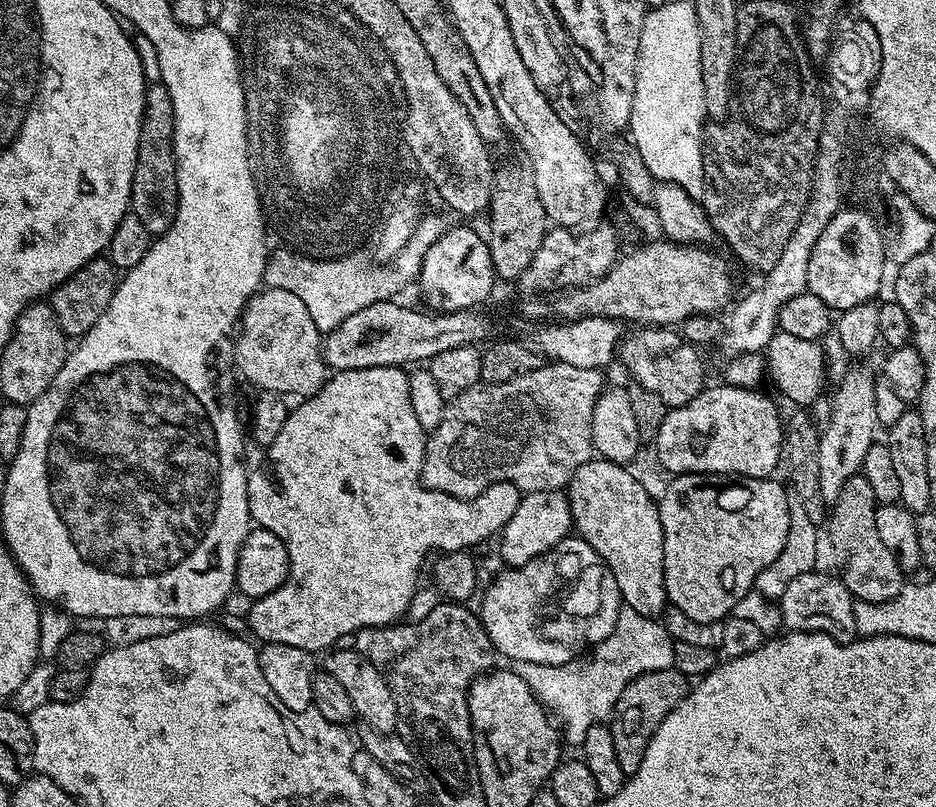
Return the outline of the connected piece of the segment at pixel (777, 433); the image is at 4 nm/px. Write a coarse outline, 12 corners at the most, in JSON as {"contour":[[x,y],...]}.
{"contour":[[705,387],[654,441],[668,474],[768,478],[785,421],[760,390]]}

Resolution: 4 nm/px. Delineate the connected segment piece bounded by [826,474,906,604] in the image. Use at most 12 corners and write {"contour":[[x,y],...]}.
{"contour":[[857,474],[831,505],[826,544],[857,601],[906,586],[878,538],[870,482]]}

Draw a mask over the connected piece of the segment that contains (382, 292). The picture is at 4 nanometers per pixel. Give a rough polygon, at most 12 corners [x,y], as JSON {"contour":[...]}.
{"contour":[[425,215],[388,263],[316,264],[275,247],[264,284],[290,290],[327,334],[399,297],[445,231]]}

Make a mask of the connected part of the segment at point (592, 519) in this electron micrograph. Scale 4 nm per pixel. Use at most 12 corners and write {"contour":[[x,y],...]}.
{"contour":[[587,460],[572,527],[623,607],[663,617],[657,501],[625,465]]}

